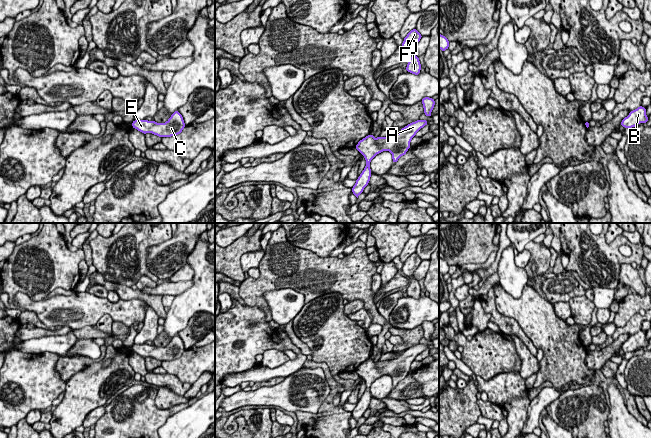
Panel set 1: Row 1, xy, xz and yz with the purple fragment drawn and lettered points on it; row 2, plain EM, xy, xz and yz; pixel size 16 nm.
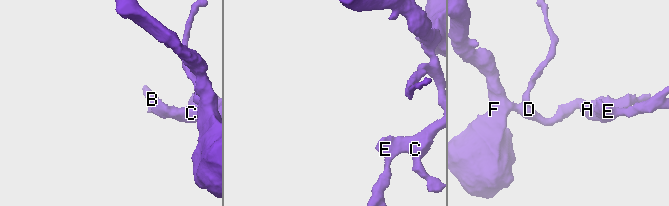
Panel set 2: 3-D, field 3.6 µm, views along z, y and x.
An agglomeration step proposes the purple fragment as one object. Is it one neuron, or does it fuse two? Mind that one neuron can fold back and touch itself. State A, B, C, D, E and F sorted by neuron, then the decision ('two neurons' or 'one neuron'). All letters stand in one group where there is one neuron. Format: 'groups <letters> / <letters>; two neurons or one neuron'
groups A B C D E F; one neuron

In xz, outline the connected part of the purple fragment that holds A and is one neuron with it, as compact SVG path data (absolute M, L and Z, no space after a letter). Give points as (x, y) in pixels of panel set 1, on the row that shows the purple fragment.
M419 119L402 128L396 135L375 138L369 134L360 140L355 148L365 157L366 166L352 187L352 193L358 198L368 185L372 174L370 162L377 154L389 151L392 154L393 163L396 163L410 148L412 138L427 124L428 121Z

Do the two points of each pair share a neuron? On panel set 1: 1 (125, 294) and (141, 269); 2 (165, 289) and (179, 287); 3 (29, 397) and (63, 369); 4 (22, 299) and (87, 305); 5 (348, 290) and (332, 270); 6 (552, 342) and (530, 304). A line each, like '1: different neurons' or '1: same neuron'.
1: different neurons
2: same neuron
3: different neurons
4: same neuron
5: same neuron
6: same neuron

